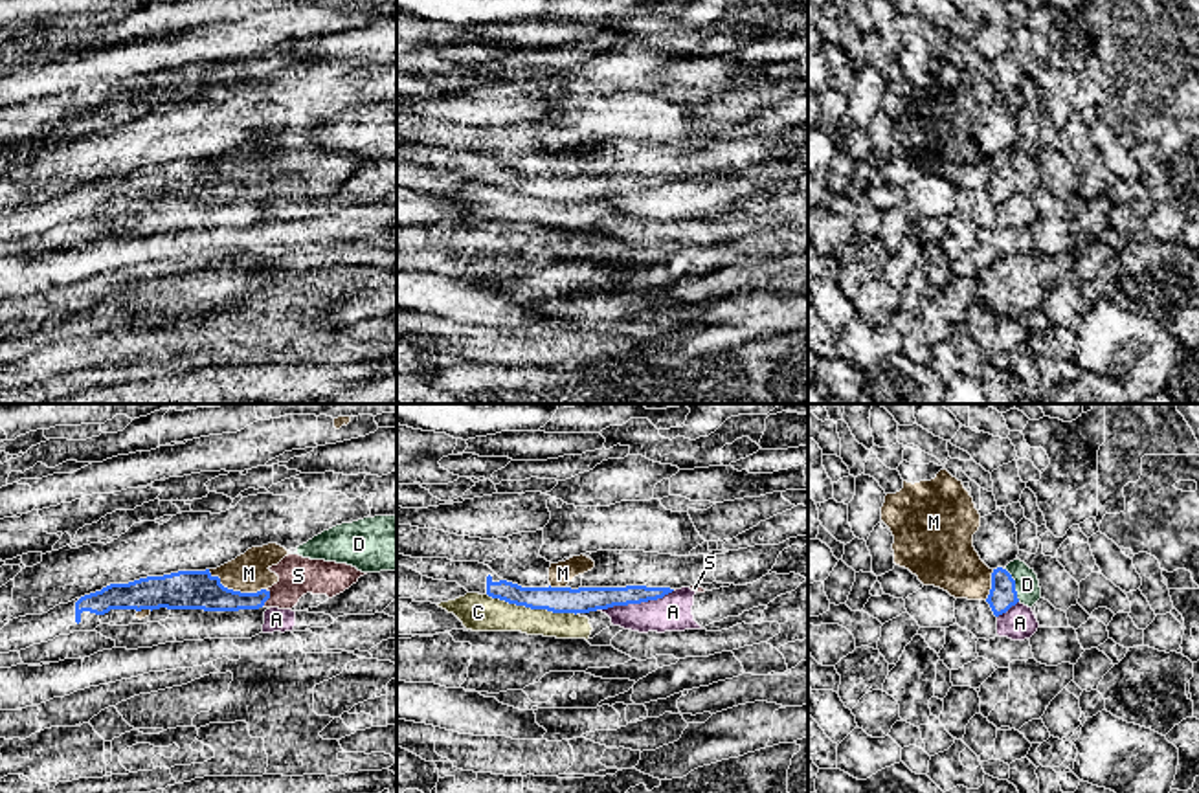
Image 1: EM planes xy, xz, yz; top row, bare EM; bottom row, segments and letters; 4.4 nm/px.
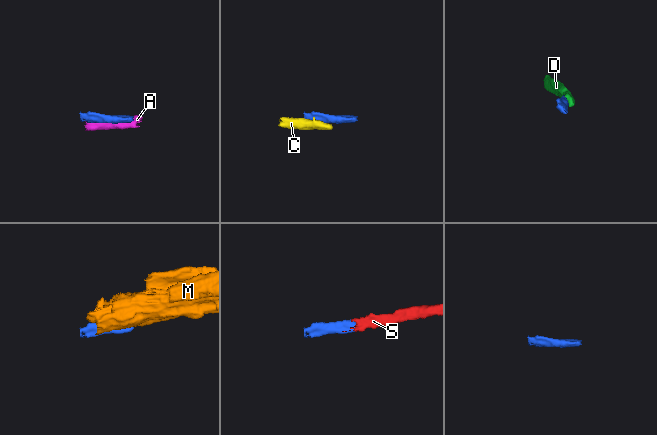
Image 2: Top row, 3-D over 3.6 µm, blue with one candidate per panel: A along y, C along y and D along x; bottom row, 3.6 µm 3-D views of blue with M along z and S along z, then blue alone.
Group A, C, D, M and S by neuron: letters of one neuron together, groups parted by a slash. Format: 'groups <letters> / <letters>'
groups A / C D / M / S

